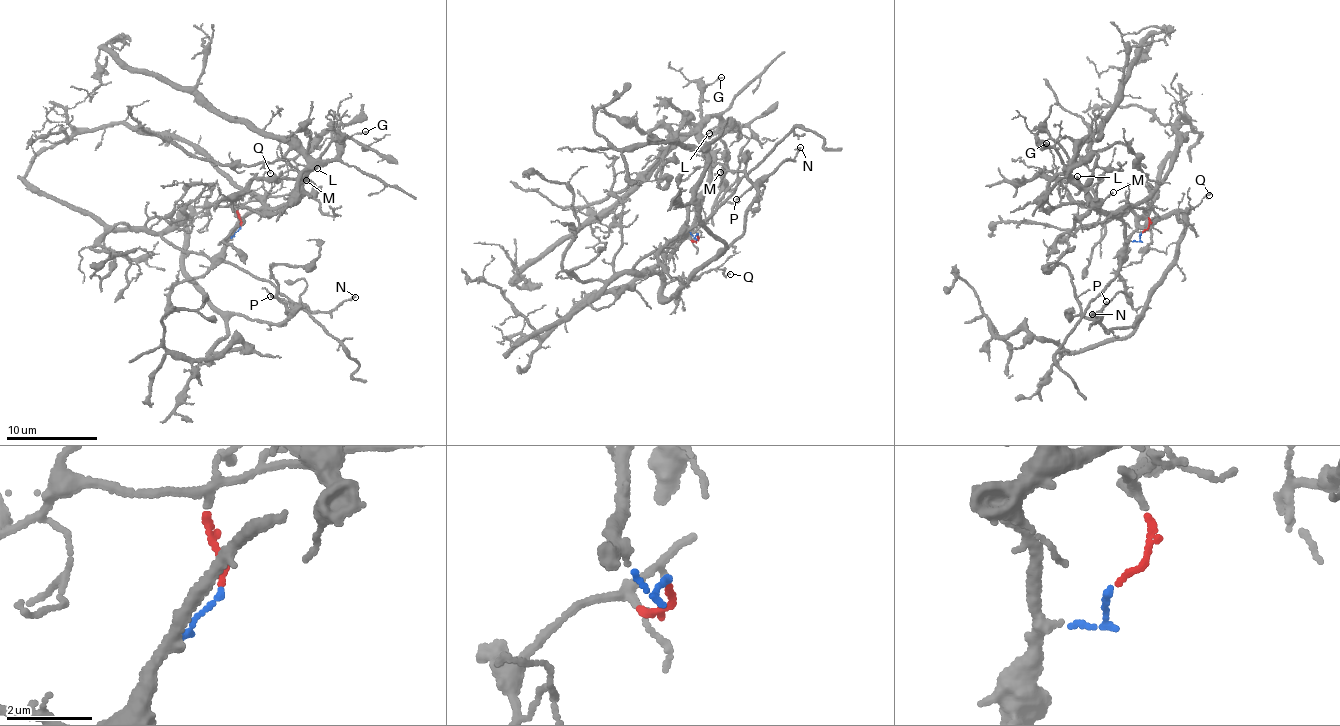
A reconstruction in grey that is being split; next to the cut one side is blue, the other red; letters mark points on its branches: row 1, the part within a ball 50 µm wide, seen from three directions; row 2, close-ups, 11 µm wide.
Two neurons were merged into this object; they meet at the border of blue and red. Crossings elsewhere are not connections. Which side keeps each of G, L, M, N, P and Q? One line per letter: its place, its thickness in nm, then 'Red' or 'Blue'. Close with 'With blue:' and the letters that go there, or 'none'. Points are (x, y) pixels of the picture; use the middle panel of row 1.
G: Place: (721, 77). Thickness 110 nm. Blue
L: Place: (709, 133). Thickness 110 nm. Blue
M: Place: (720, 172). Thickness 140 nm. Blue
N: Place: (800, 147). Thickness 190 nm. Red
P: Place: (736, 199). Thickness 140 nm. Red
Q: Place: (730, 274). Thickness 90 nm. Red
With blue: G, L, M

